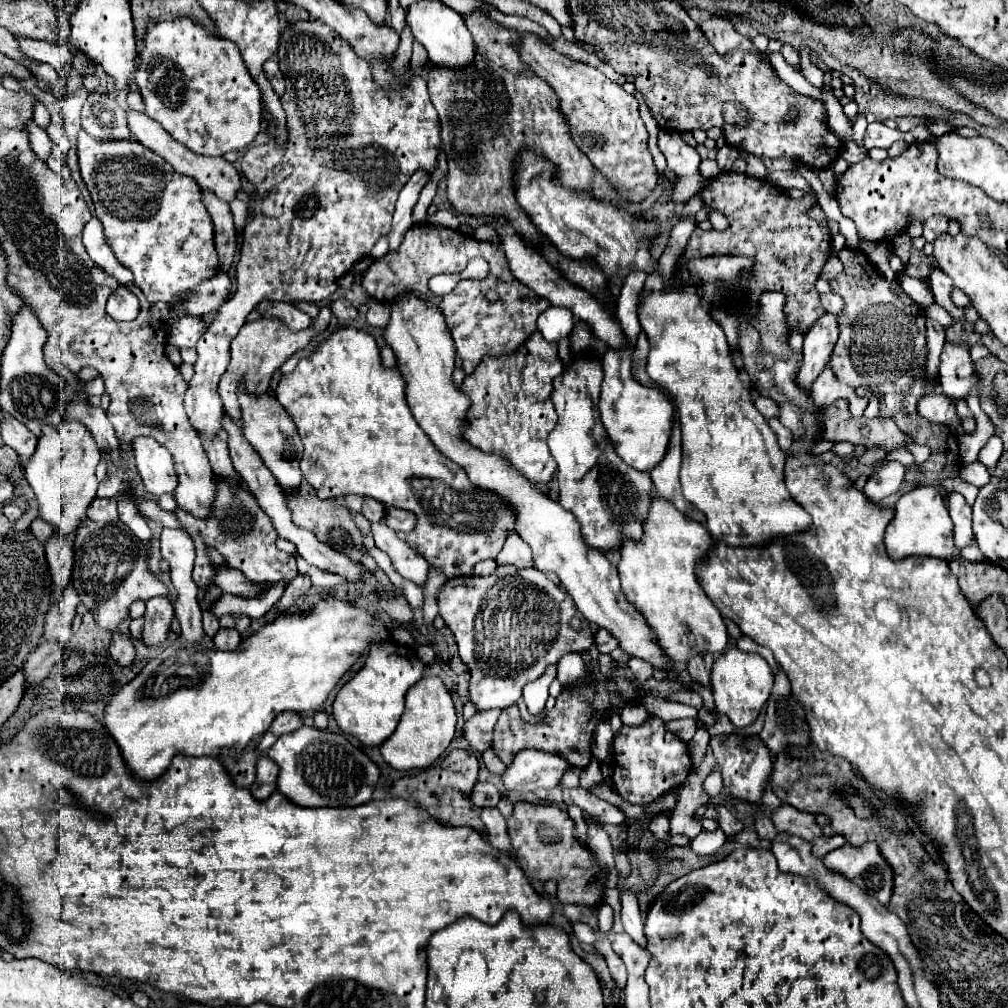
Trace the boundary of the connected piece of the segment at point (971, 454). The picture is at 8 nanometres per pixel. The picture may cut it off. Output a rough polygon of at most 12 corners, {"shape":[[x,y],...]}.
{"shape":[[975,395],[967,399],[977,429],[959,437],[965,463],[977,459],[979,449],[991,437],[991,419]]}

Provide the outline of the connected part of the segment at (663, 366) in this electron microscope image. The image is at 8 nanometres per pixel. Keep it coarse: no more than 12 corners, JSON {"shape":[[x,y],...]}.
{"shape":[[641,291],[679,411],[683,497],[715,541],[811,525],[697,293]]}

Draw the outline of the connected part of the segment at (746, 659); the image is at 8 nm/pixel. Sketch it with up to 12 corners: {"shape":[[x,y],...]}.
{"shape":[[729,649],[713,663],[719,713],[755,723],[773,671],[759,655]]}

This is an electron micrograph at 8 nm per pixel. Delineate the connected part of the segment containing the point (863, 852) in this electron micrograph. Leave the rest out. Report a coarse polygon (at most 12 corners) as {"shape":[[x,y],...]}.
{"shape":[[875,843],[843,845],[823,857],[881,905],[889,903],[893,871]]}

